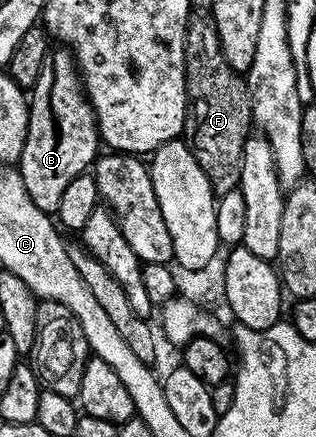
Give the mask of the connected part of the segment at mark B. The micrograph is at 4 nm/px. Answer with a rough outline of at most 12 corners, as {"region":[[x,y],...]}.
{"region":[[68,48],[31,90],[23,187],[56,214],[96,162],[97,117]]}

